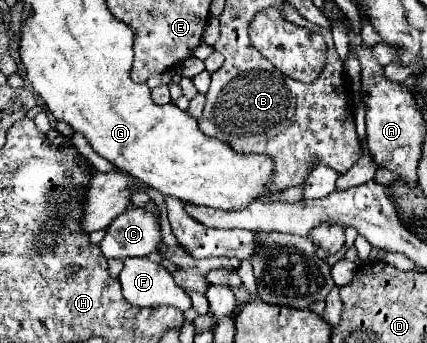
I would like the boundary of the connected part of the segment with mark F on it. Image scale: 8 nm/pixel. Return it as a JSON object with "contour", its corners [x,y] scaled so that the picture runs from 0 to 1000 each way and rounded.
{"contour":[[[297,752],[279,816],[293,875],[311,892],[410,892],[419,904],[447,898],[447,869],[410,828],[400,793],[349,752]]]}

